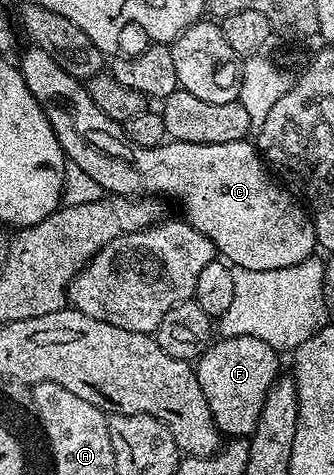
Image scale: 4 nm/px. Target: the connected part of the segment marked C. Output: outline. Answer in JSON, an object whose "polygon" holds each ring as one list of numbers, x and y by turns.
{"polygon":[[30,47,23,53,23,58,17,61,19,71,25,79,25,87,29,87,29,91,33,95,33,99,37,99,37,103,41,107,41,111,45,113,49,119,49,123,53,127,53,131,57,135,57,143,61,143,63,154,66,155,68,162,72,166,75,165,92,181,95,185,100,185,107,195,164,195,163,193,203,193,203,197,207,201,215,201,215,229,219,233,239,233,239,262,238,268,248,269,249,271,273,271,274,269,284,269,285,267,293,267,297,263,301,263,305,259,309,259,316,252,315,244,315,228,311,222,310,216,305,212,304,206,278,180,271,181,272,174,269,172,268,166,265,164,258,148,254,144,250,145,250,140,244,139,234,141,233,143,185,143,174,139,168,140,166,143,158,145,150,149,149,147,137,147,123,134,123,126,120,122,109,119,109,115,105,115,105,111,101,111,101,107,97,107,97,103,93,103,93,99,89,95,86,84,63,71,45,51,38,47]]}

